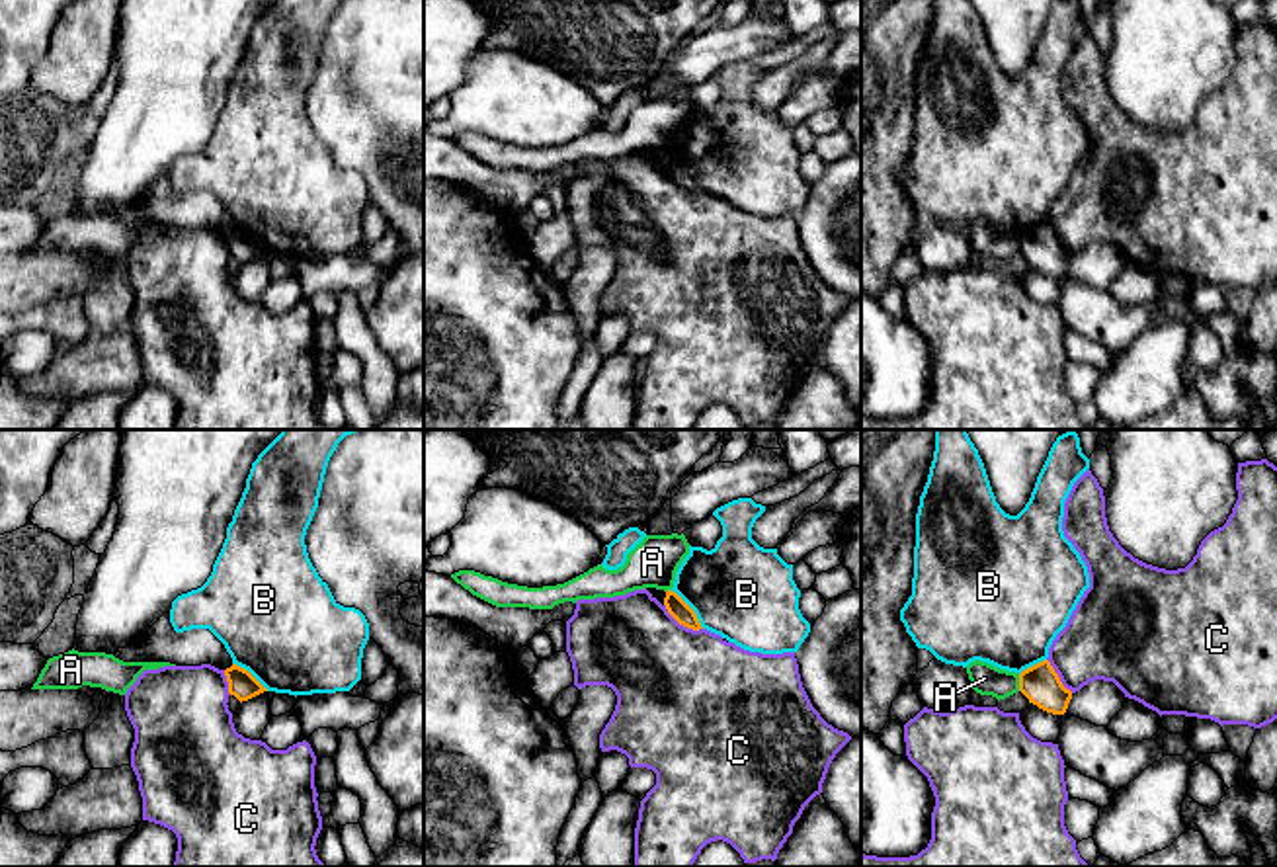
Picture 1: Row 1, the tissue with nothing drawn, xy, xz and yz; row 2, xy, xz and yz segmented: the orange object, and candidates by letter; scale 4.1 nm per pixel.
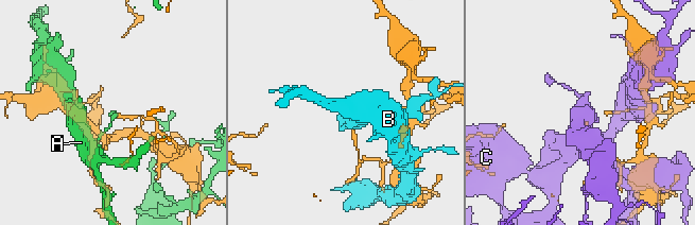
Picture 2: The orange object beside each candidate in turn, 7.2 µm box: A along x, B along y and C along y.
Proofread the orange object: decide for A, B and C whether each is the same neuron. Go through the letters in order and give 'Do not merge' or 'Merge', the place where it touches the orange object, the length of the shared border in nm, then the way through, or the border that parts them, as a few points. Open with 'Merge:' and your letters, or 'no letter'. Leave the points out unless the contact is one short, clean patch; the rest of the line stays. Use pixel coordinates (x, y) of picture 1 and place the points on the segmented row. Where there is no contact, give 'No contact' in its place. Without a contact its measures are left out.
Merge: no letter
A: Do not merge. Touches orange at yz (1020, 682). Shared border 70 nm
B: Do not merge. Touches orange at xz (690, 608). Shared border 220 nm
C: Do not merge. Touches orange at xz (682, 623). Shared border 190 nm

